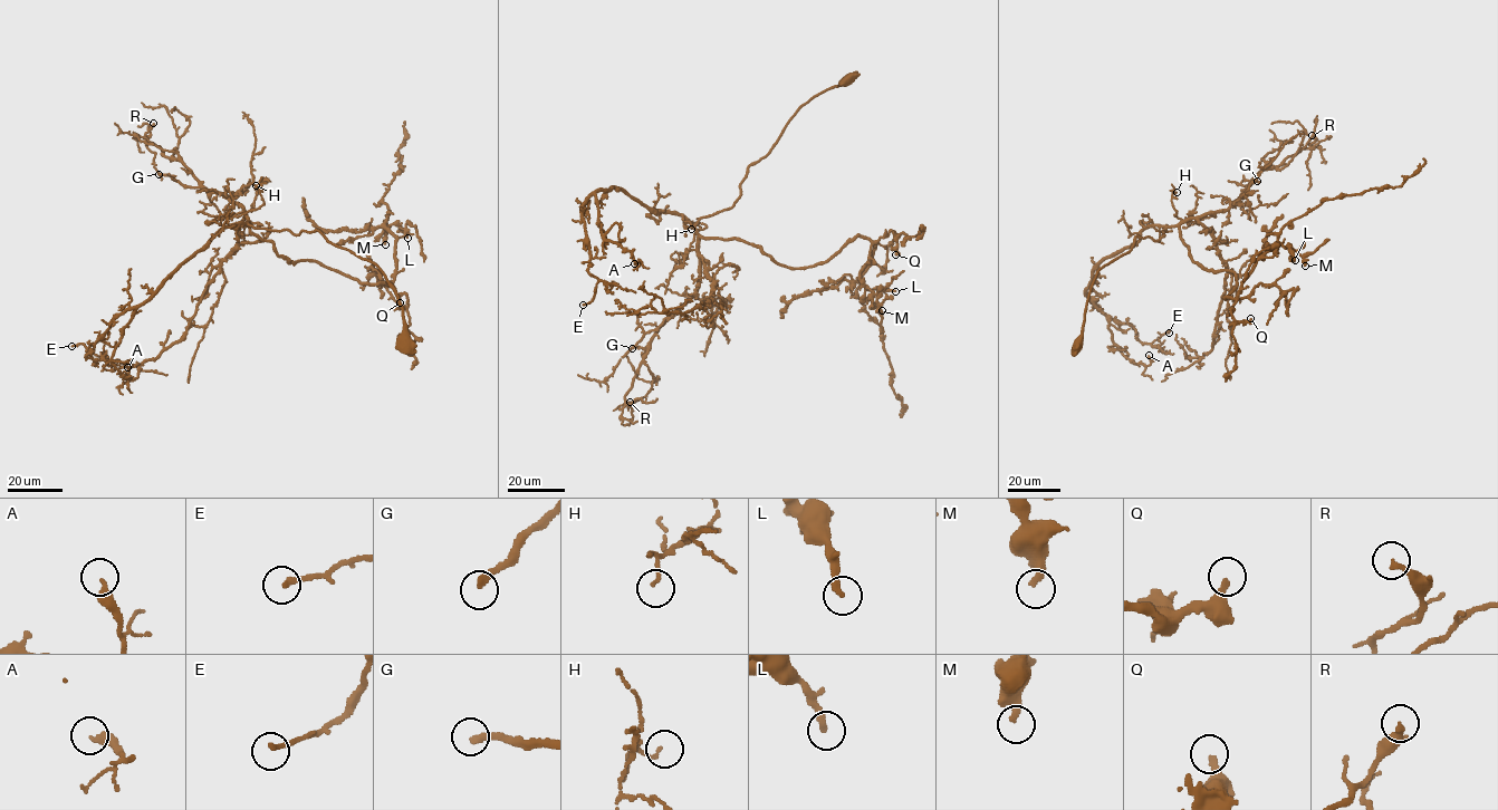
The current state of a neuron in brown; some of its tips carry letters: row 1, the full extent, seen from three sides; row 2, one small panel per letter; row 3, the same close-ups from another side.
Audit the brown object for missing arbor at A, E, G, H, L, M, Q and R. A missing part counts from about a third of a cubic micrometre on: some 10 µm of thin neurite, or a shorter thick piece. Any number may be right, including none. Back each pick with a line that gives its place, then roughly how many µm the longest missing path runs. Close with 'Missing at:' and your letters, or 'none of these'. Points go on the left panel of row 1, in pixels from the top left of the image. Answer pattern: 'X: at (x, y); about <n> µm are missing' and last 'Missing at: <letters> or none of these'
G: at (159, 174); about 40 µm are missing
Missing at: G

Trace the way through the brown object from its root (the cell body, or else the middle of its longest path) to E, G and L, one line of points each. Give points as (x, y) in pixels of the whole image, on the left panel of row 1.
E: (404, 340), (397, 295), (374, 263), (317, 230), (242, 223), (220, 228), (115, 317), (90, 358), (71, 346)
G: (404, 340), (397, 295), (367, 259), (317, 230), (256, 228), (222, 194), (159, 174)
L: (404, 340), (374, 263), (317, 230), (246, 223), (289, 263), (367, 283), (393, 279), (385, 221), (407, 238)

